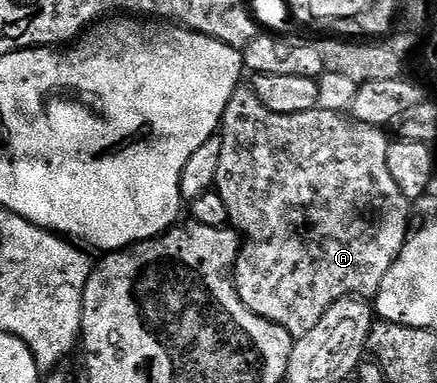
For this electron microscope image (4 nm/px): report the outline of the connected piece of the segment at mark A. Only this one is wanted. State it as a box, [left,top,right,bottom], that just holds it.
[216,88,410,339]

